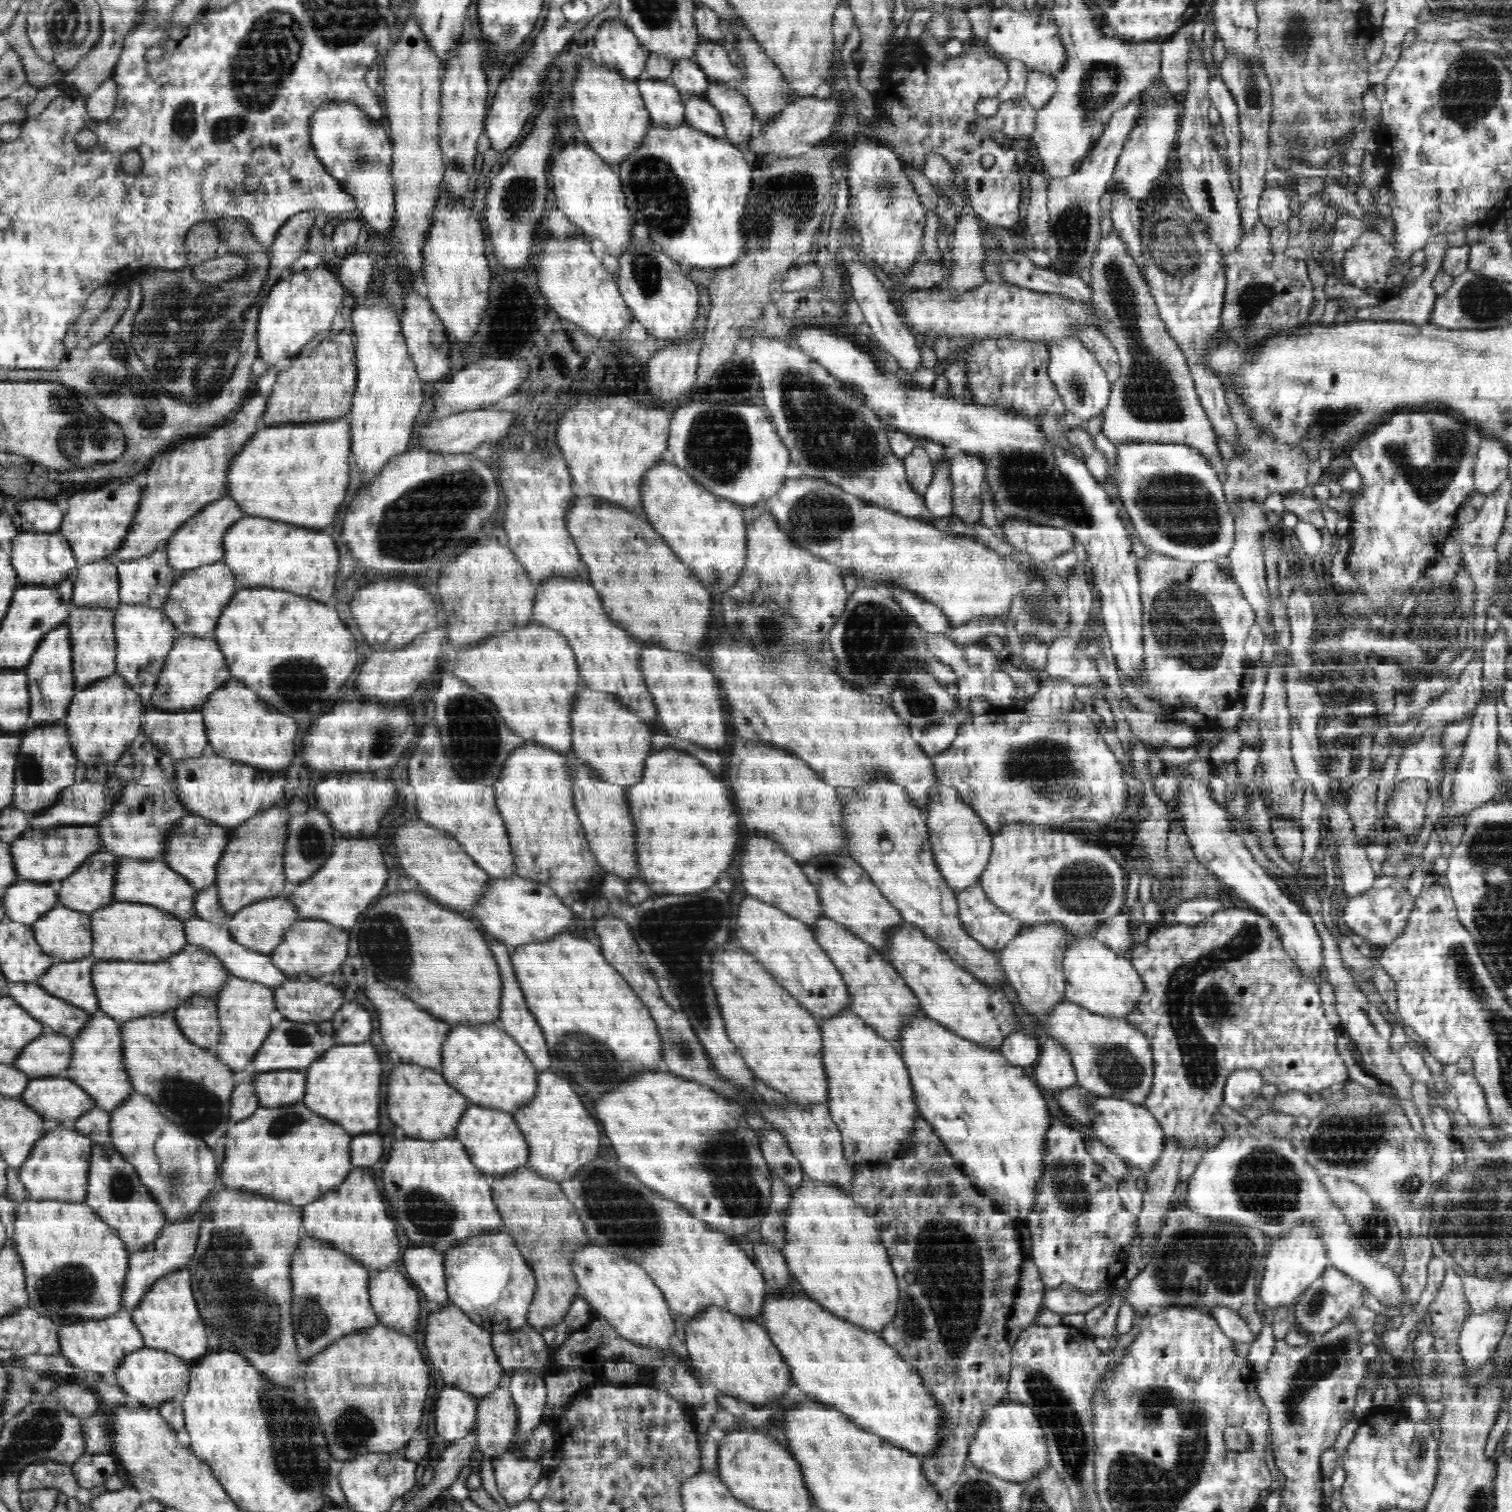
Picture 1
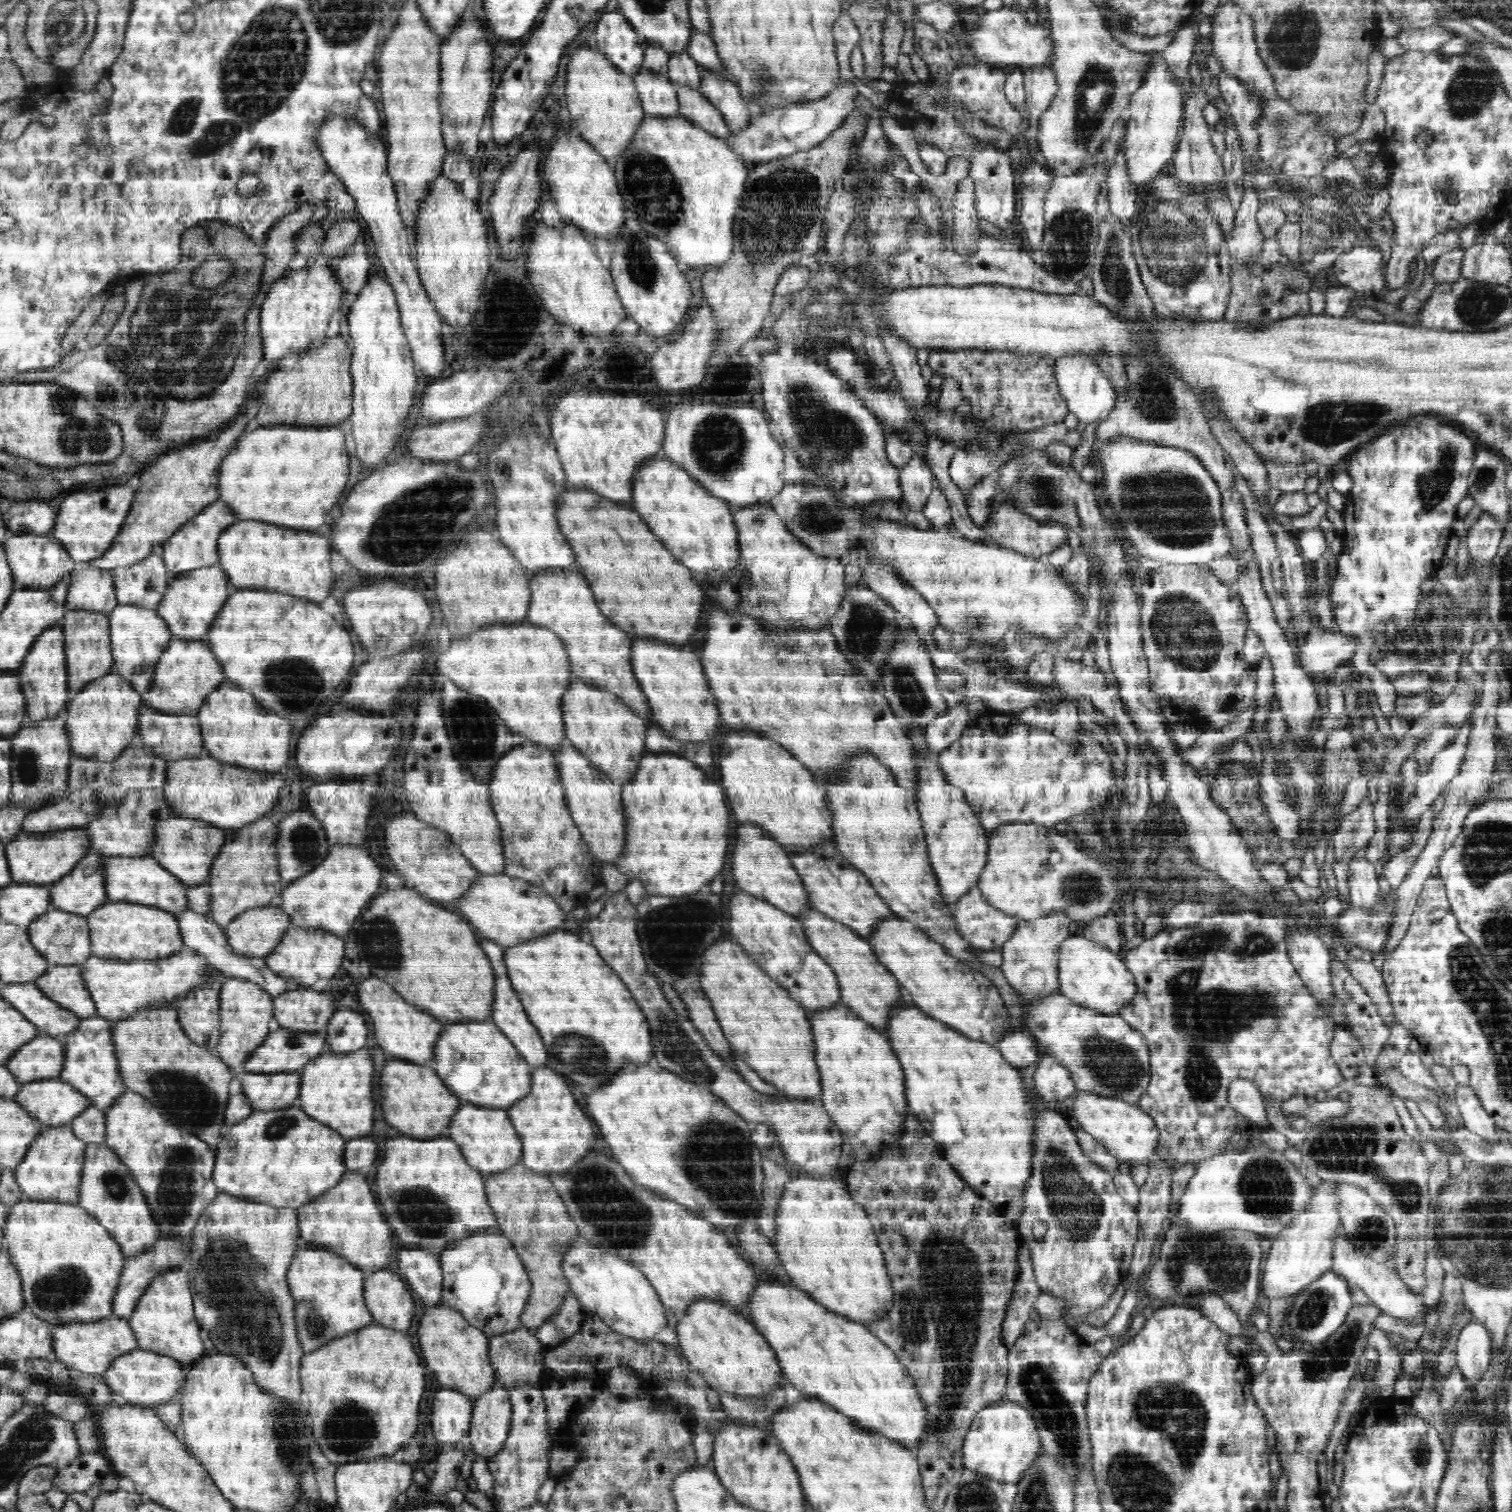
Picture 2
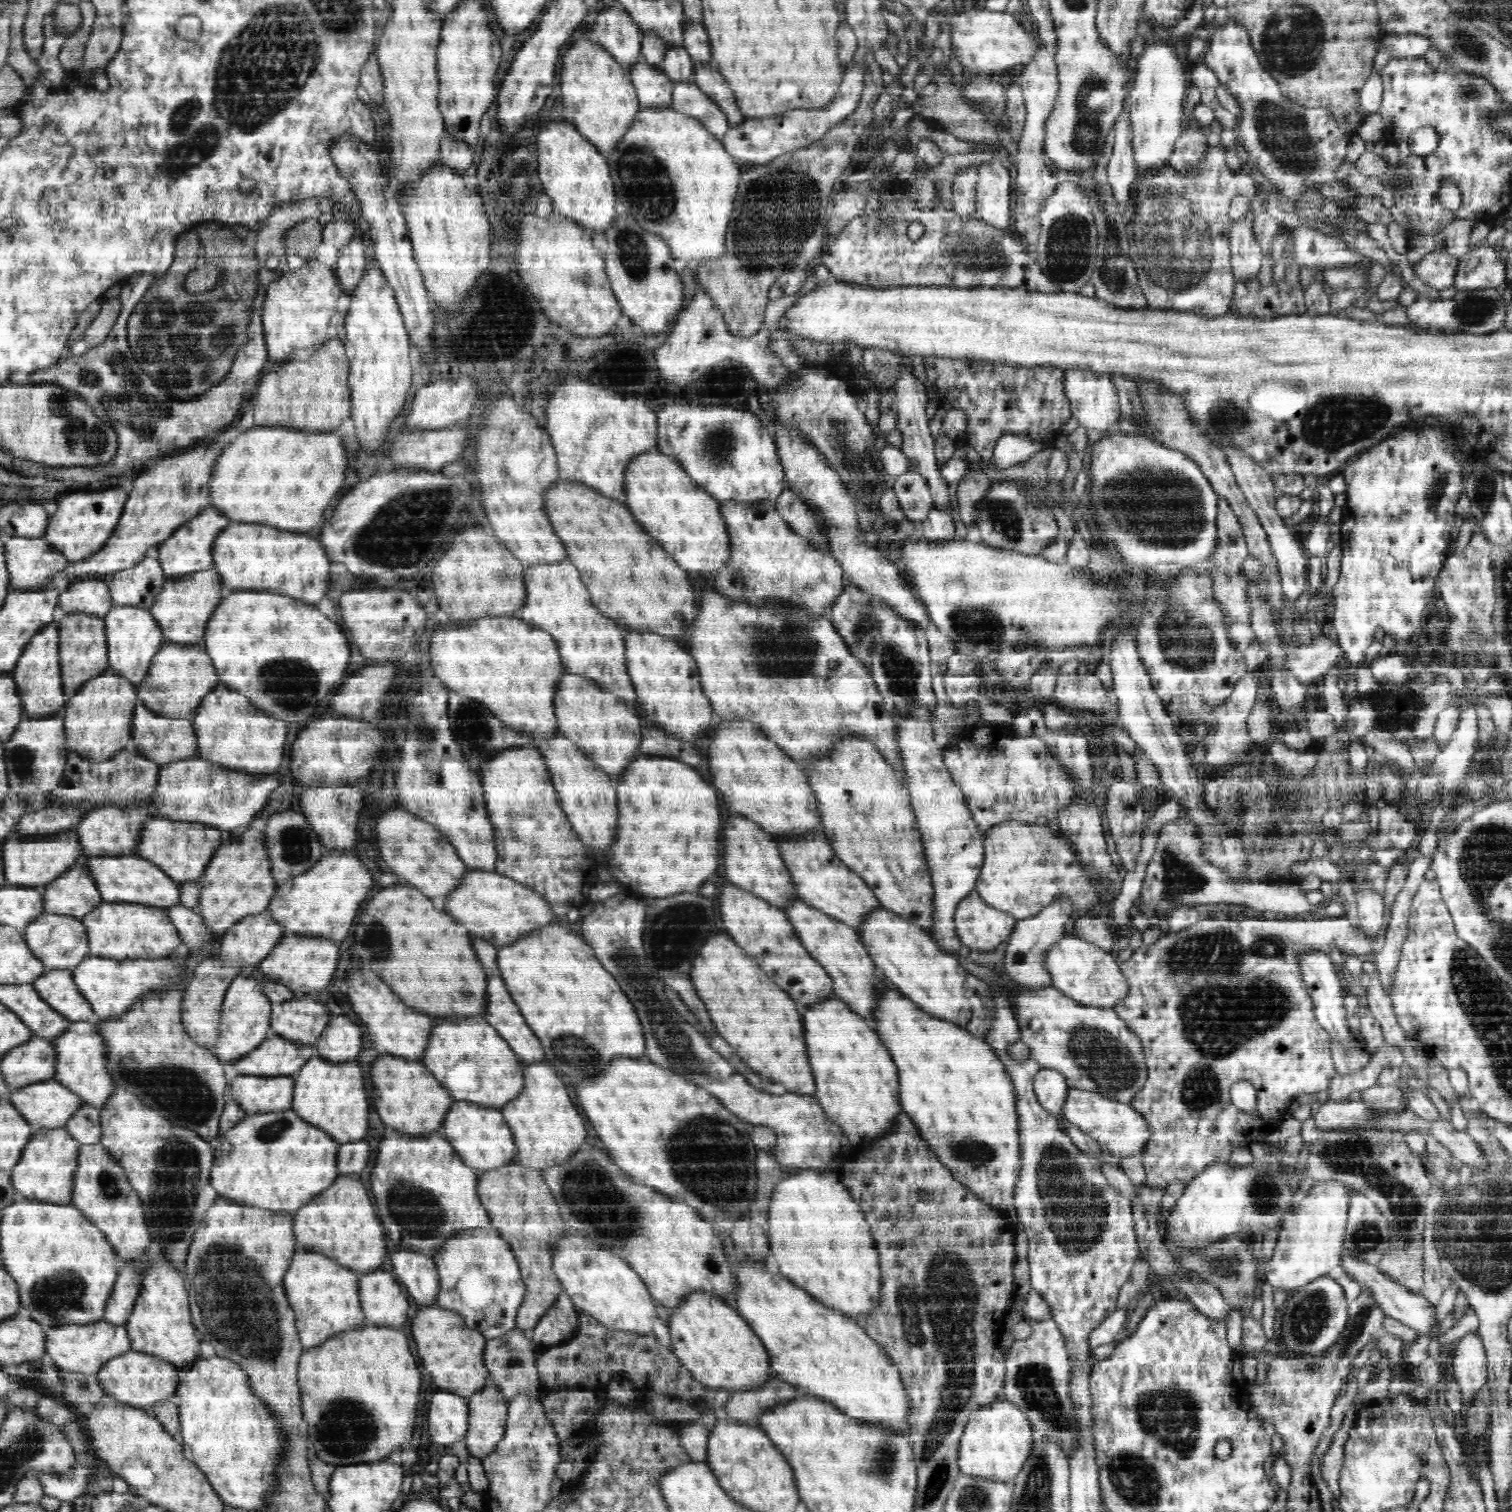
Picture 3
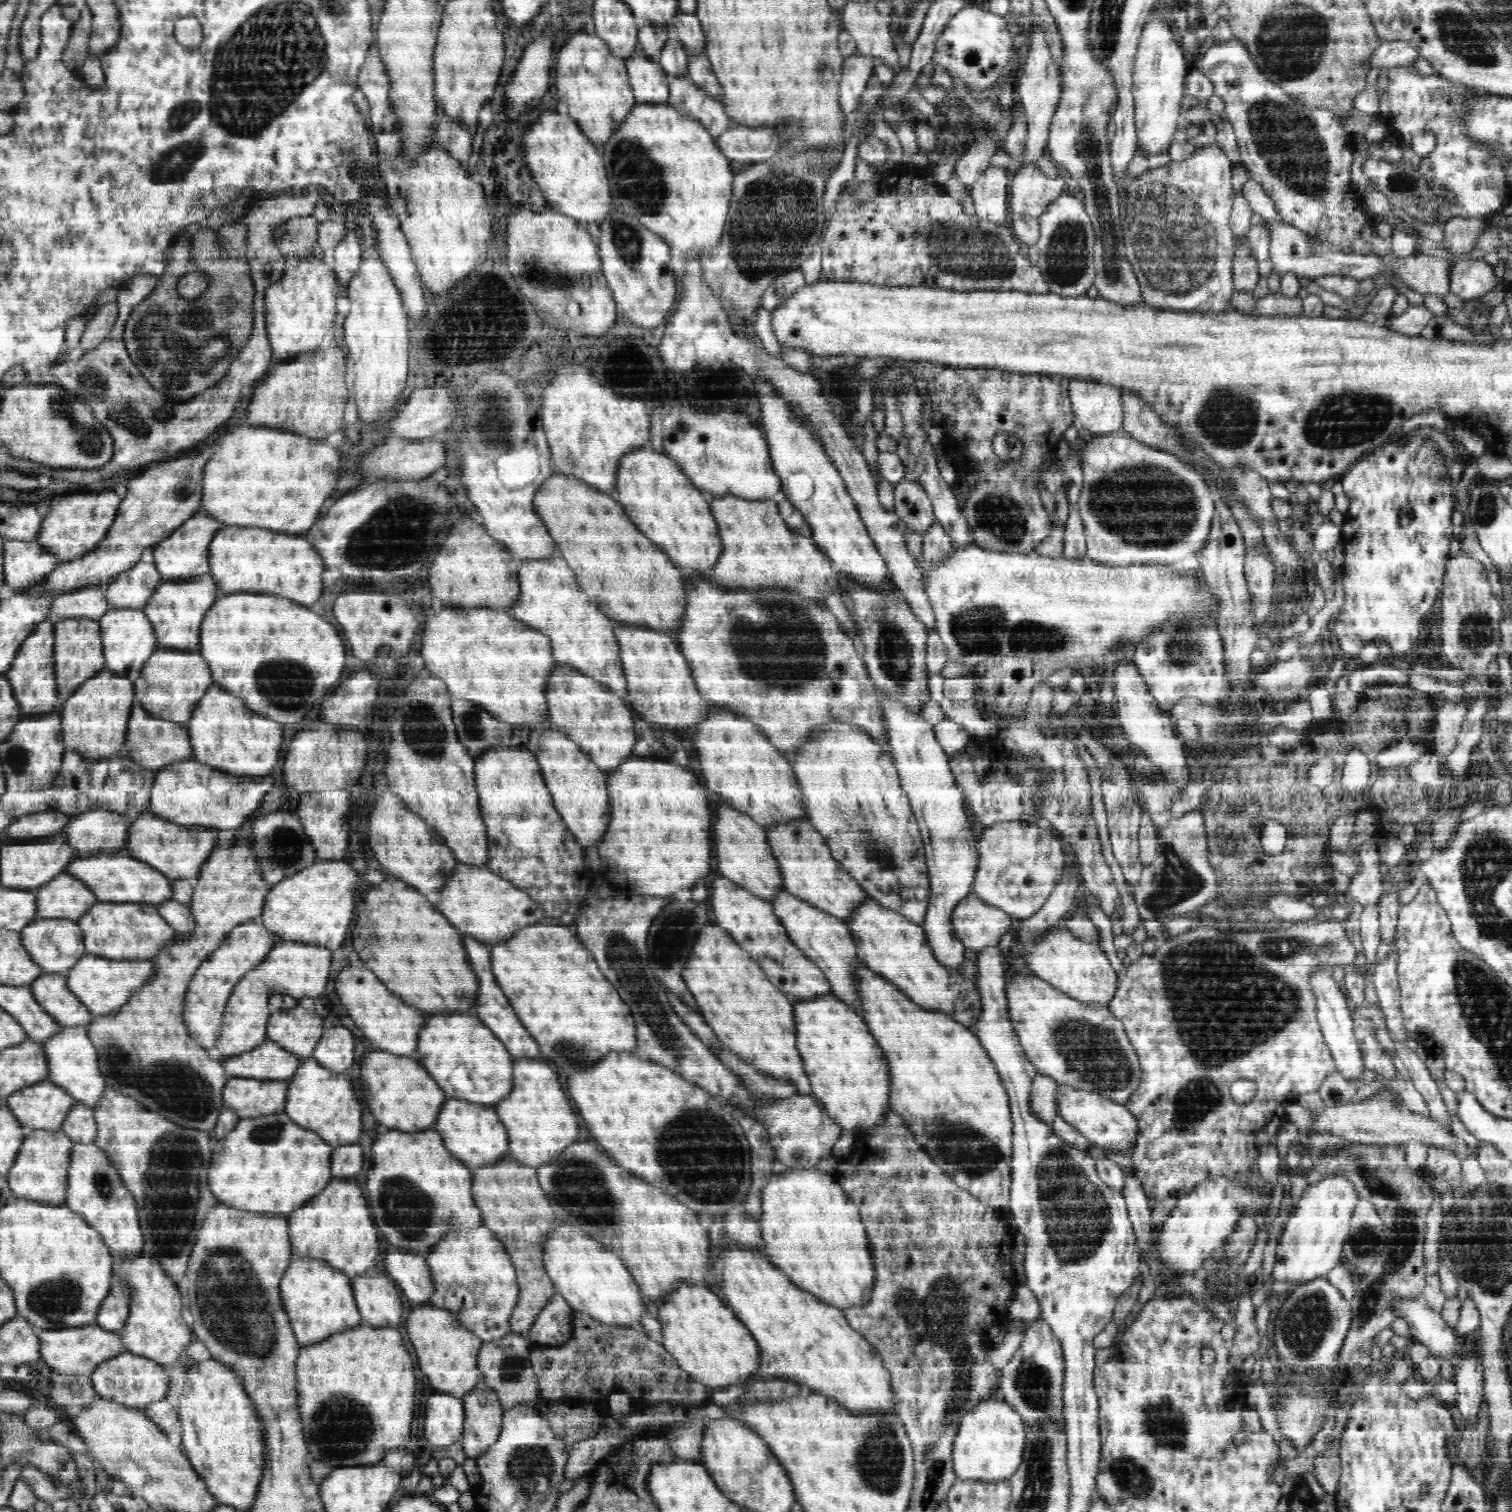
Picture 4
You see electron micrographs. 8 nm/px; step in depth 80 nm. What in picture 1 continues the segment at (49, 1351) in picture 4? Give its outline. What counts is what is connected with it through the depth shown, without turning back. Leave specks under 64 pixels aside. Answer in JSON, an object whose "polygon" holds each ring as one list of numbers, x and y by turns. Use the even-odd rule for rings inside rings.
{"polygon":[[121,1308,116,1314,103,1319,92,1319,76,1324,64,1325,58,1331,60,1336,60,1354,73,1364,90,1372,110,1372,116,1370,121,1360,131,1352,145,1346,141,1332,133,1323,131,1312]]}

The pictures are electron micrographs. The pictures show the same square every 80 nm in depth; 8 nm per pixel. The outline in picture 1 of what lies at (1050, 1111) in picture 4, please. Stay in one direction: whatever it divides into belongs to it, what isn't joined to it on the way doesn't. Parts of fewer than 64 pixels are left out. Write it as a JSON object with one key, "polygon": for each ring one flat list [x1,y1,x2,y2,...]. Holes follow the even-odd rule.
{"polygon":[[1048,1036,1041,1040,1040,1047,1040,1056,1034,1069,1039,1086,1054,1094,1058,1088,1070,1088,1076,1084,1077,1074,1070,1053,1063,1044]]}

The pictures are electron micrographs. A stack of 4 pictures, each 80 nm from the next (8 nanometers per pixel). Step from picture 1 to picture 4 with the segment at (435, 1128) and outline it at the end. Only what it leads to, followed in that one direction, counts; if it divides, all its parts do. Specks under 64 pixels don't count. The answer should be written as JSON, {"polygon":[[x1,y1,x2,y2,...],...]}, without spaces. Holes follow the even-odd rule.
{"polygon":[[368,1052,362,1058,360,1078,368,1084,366,1106,372,1116,390,1128,413,1133,429,1130,438,1120,440,1102,446,1100,444,1091,434,1082,433,1076,413,1056,390,1056,390,1052]]}

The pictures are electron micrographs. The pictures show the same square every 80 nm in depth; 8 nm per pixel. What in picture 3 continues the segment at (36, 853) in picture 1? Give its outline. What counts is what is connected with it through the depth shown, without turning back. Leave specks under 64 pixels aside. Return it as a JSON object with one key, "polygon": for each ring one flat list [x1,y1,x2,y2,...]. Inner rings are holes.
{"polygon":[[73,828,49,834,20,835,14,832,1,840,2,860,4,863,5,882,9,886,40,886,47,885,62,876,70,867,73,867,81,855,81,841]]}

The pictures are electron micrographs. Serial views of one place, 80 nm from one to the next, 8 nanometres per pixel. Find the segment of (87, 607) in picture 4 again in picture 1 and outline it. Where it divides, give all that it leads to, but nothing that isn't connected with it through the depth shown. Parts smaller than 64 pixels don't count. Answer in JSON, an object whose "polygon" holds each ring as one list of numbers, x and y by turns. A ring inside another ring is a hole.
{"polygon":[[106,559,79,565,72,581,74,607,115,609,121,605,118,567]]}

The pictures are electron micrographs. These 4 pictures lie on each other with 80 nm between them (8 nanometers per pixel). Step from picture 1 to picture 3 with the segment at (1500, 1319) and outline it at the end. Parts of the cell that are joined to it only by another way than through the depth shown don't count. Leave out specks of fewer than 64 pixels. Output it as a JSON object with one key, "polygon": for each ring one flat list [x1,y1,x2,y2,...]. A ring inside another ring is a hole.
{"polygon":[[1478,1330,1460,1338,1455,1355,1449,1362,1452,1364,1449,1374,1458,1383,1463,1404,1470,1407,1487,1382,1487,1356]]}

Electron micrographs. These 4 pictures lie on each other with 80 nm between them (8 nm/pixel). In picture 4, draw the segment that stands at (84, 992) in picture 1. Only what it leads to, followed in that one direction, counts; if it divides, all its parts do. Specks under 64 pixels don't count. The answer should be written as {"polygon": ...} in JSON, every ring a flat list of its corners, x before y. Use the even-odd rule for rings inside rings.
{"polygon":[[43,973,30,984,38,1003,64,1026,88,1025,94,1015,68,987,65,973]]}

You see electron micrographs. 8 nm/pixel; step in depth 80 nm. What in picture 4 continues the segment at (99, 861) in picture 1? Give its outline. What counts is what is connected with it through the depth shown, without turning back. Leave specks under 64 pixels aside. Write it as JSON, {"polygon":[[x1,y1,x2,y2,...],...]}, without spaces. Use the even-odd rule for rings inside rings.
{"polygon":[[64,872,58,875,56,879,52,879,49,883,38,887,35,890,37,895,36,918,65,917,66,920,77,921,81,916,84,916,98,900,92,889,85,883,82,884,80,880,80,877]]}

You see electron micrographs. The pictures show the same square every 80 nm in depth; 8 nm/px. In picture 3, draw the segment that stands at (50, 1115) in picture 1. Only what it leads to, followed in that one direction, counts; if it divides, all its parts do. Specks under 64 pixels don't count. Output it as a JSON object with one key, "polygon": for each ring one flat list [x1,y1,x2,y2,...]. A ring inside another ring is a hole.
{"polygon":[[54,1079,15,1089,8,1094,8,1099,29,1121,34,1133,41,1127,64,1127,74,1112,85,1104,78,1093]]}

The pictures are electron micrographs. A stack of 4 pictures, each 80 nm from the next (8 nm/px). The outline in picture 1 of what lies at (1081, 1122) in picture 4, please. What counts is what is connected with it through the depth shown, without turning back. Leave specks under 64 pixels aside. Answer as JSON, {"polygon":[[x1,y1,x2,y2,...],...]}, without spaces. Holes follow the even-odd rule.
{"polygon":[[1095,1096,1093,1100,1093,1127,1091,1136,1105,1144,1114,1154,1126,1161,1133,1168,1140,1168,1147,1174,1157,1167,1158,1158,1165,1147,1165,1133,1161,1124,1148,1108,1143,1105,1132,1104,1127,1100,1120,1100,1110,1097]]}

